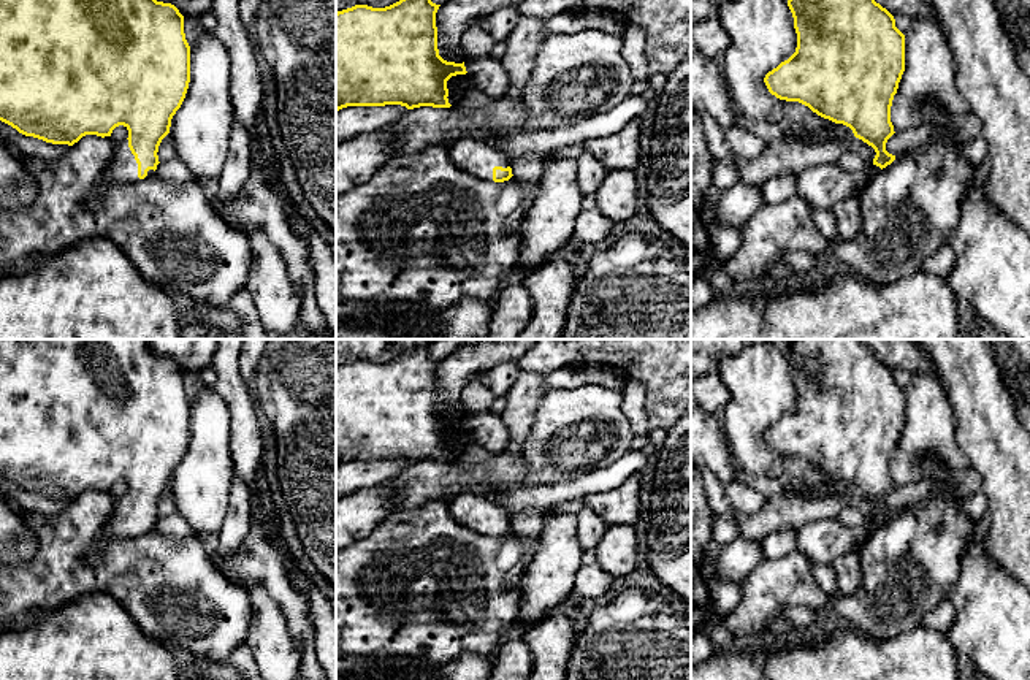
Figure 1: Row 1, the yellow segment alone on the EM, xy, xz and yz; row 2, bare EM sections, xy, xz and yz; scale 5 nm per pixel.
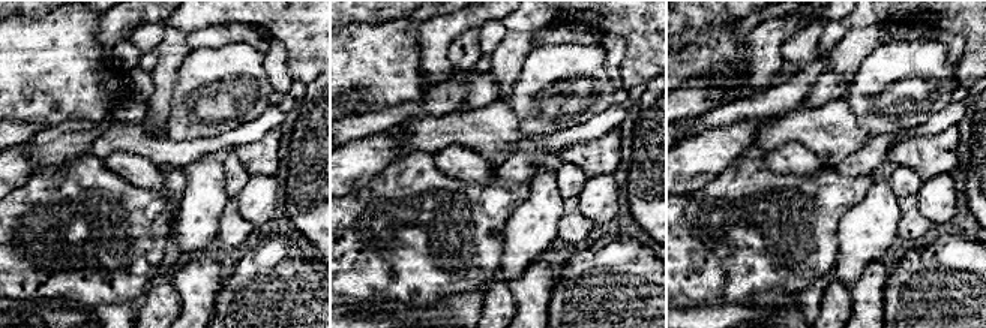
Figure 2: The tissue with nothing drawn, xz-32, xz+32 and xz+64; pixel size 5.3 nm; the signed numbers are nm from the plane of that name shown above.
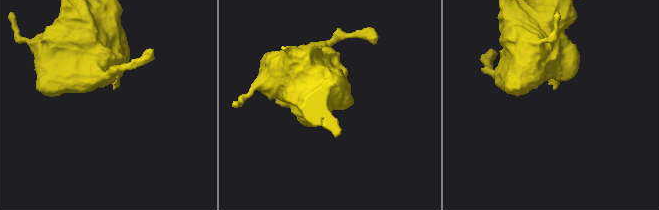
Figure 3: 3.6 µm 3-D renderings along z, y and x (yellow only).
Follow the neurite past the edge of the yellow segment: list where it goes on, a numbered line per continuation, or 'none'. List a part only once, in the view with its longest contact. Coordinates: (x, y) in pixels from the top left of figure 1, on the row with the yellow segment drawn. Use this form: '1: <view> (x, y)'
1: xy (124, 168)

